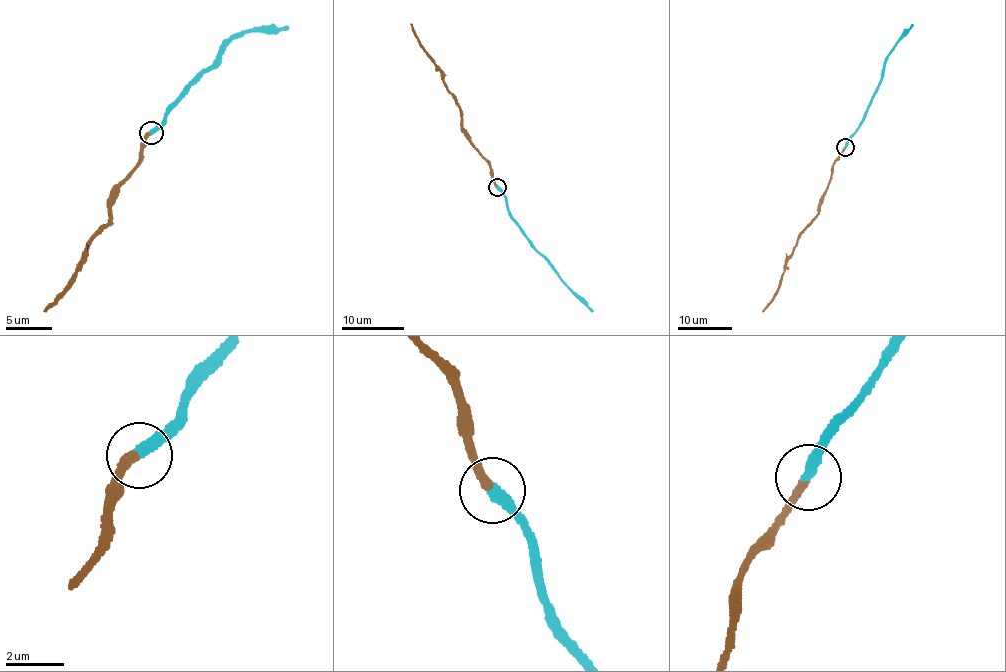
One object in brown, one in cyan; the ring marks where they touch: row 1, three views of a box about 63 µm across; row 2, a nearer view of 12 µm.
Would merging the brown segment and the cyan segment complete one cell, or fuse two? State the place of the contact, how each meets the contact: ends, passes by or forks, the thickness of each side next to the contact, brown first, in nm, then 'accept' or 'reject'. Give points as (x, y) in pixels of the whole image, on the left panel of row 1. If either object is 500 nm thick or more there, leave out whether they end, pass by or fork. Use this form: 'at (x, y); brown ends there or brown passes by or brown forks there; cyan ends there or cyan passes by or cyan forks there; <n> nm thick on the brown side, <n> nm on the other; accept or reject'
at (151, 133); brown ends there; cyan ends there; 300 nm thick on the brown side, 400 nm on the other; reject

